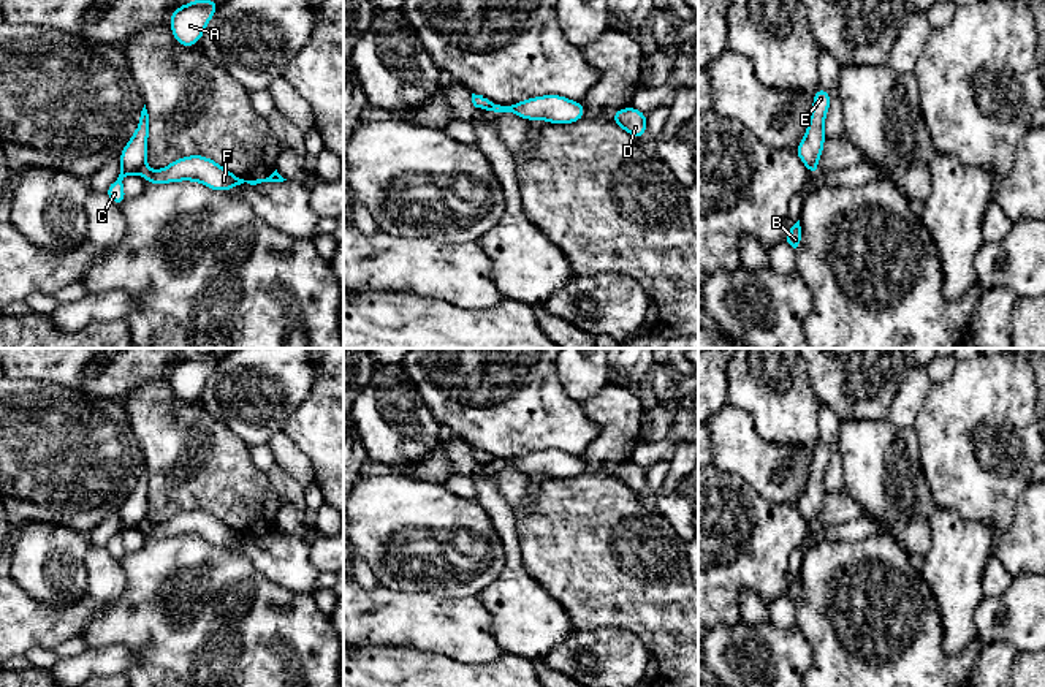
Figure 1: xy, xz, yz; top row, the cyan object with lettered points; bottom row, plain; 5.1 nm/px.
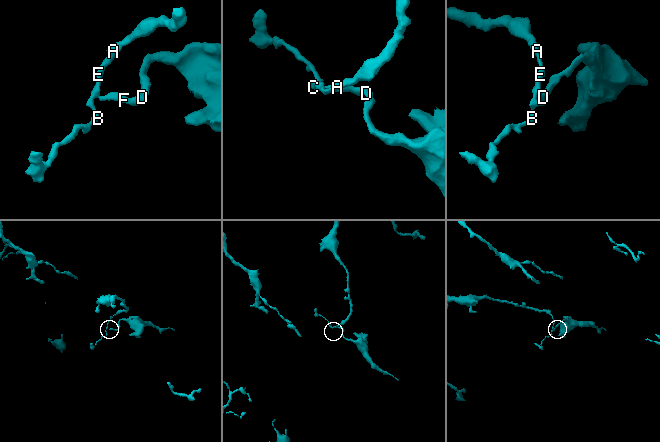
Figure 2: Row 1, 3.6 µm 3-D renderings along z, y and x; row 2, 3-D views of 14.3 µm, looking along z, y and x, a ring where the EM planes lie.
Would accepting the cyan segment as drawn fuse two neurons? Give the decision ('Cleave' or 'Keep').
Cleave

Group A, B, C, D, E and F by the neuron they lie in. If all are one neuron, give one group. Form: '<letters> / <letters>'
A B C E / D F

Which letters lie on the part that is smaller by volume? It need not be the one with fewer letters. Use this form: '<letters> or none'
D, F

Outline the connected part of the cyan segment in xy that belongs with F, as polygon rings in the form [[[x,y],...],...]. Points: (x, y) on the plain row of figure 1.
[[[192,510],[192,511],[182,511],[168,519],[166,522],[155,526],[147,524],[142,521],[139,524],[139,529],[144,532],[147,538],[168,538],[168,537],[179,537],[179,535],[196,535],[203,540],[209,541],[211,545],[230,545],[234,543],[244,537],[250,540],[256,540],[261,537],[283,537],[283,533],[277,524],[266,533],[256,533],[256,535],[244,535],[238,530],[231,529],[225,522],[222,522],[218,518],[215,518],[211,513],[206,513],[203,510]]]

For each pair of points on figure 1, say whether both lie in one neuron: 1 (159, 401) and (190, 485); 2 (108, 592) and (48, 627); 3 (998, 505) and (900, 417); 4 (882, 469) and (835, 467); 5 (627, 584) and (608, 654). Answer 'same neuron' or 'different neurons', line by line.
1: same neuron
2: same neuron
3: different neurons
4: different neurons
5: different neurons

